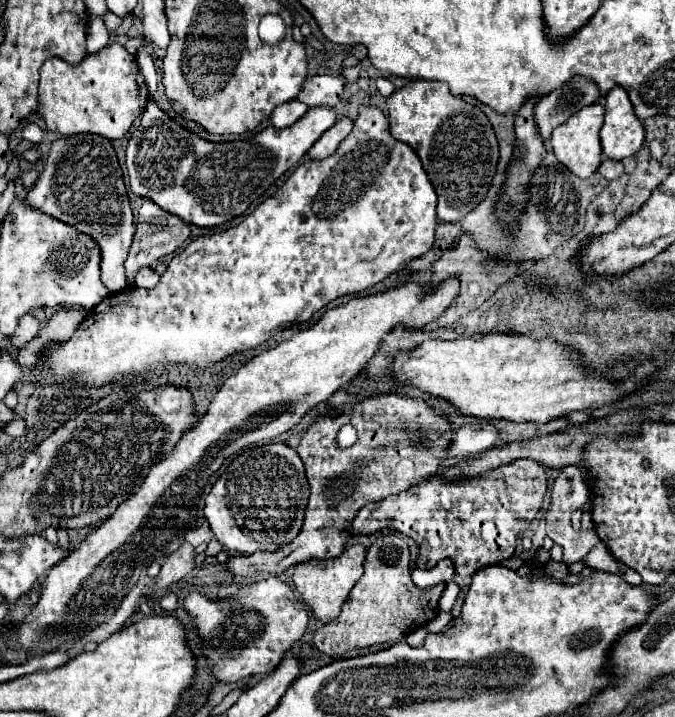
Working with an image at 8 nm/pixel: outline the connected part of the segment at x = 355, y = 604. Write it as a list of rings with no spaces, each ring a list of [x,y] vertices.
[[[396,534],[380,536],[366,552],[366,572],[346,598],[340,616],[318,628],[314,632],[312,644],[328,656],[342,656],[344,652],[354,648],[370,648],[382,642],[402,642],[412,630],[434,620],[438,614],[438,600],[446,584],[416,588],[410,578],[408,564],[410,548],[404,538]]]

